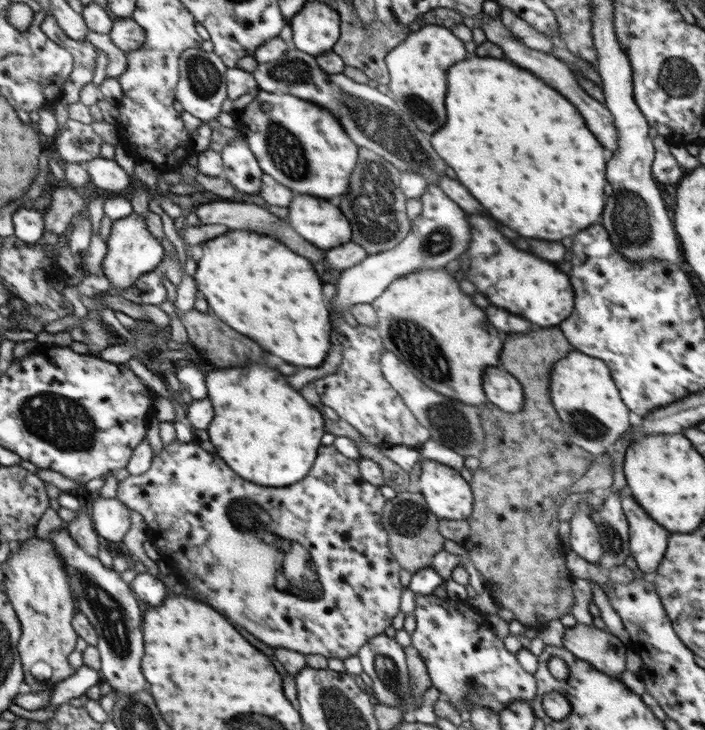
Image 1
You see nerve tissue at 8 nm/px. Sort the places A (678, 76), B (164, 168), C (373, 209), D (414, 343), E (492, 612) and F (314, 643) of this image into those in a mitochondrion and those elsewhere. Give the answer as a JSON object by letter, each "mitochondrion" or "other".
{"A":"mitochondrion","B":"other","C":"mitochondrion","D":"mitochondrion","E":"other","F":"other"}

